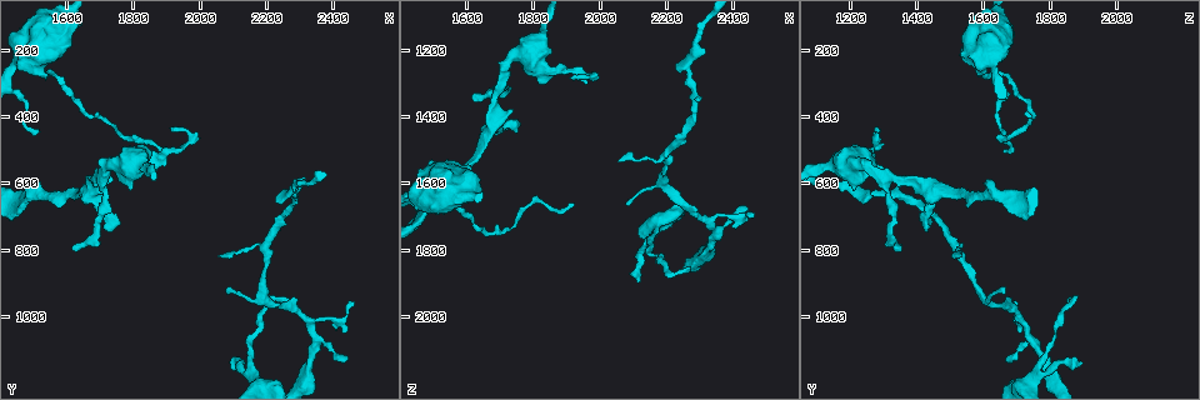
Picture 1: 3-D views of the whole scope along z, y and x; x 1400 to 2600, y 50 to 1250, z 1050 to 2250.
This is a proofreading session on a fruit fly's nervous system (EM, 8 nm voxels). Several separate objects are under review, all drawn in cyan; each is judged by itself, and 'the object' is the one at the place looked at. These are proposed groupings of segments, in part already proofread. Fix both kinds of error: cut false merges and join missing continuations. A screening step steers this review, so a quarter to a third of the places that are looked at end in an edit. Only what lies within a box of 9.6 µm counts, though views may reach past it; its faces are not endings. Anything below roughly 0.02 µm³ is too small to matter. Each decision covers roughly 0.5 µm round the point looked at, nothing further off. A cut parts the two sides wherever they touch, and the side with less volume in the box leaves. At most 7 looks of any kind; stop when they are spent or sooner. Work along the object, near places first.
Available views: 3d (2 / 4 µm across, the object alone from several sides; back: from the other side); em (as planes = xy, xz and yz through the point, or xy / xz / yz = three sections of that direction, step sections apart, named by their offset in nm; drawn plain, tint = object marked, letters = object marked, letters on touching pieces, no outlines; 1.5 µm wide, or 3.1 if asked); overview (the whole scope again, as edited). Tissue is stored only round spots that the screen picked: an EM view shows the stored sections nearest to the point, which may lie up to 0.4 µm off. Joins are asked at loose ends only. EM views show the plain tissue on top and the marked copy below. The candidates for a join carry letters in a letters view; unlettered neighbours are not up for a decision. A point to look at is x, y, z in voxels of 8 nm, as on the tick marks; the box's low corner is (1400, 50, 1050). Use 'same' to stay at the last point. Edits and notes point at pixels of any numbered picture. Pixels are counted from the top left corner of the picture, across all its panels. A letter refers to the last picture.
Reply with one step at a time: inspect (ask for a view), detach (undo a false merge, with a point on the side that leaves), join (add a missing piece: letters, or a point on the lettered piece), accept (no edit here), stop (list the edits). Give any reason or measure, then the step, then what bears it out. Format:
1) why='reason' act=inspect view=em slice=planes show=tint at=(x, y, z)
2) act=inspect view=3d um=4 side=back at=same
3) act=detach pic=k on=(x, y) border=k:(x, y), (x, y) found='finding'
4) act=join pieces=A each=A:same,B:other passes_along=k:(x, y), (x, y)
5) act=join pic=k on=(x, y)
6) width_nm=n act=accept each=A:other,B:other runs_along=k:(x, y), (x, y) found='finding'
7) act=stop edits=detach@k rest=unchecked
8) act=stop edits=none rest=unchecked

why='branch stops here' act=inspect view=em slice=xz step=8 show=tint at=(2120, 1150, 1900)

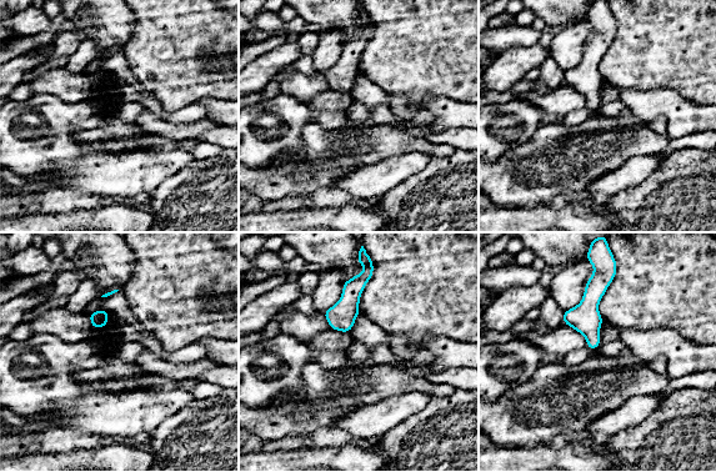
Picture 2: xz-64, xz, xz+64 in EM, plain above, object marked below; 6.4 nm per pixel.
act=inspect view=em slice=planes show=letters at=same

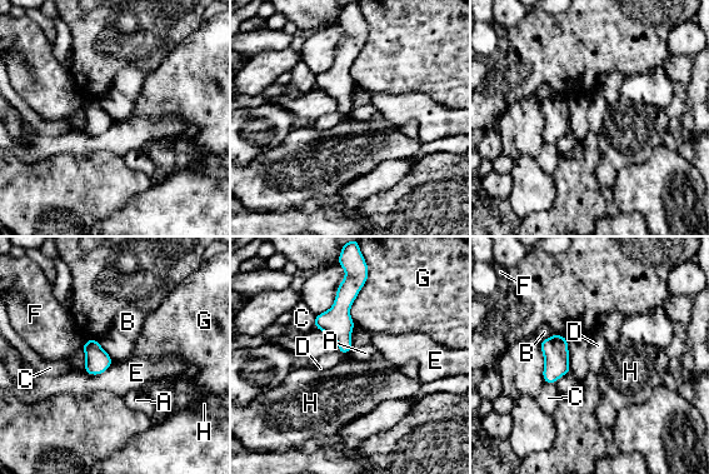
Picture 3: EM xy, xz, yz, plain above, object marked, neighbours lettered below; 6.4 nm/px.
act=accept each=A:other,B:other,C:other,D:other,E:other,F:other,G:other,H:other border=3:(353, 347), (348, 352) found='none of them fits'

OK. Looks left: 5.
why='free end' act=inspect view=3d um=2 at=(2440, 1120, 1680)

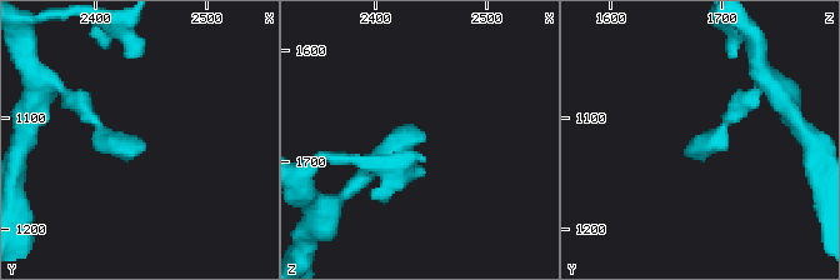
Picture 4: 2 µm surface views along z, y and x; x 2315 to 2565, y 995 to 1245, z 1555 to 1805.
act=inspect view=em slice=planes show=tint at=(2442, 1120, 1682)

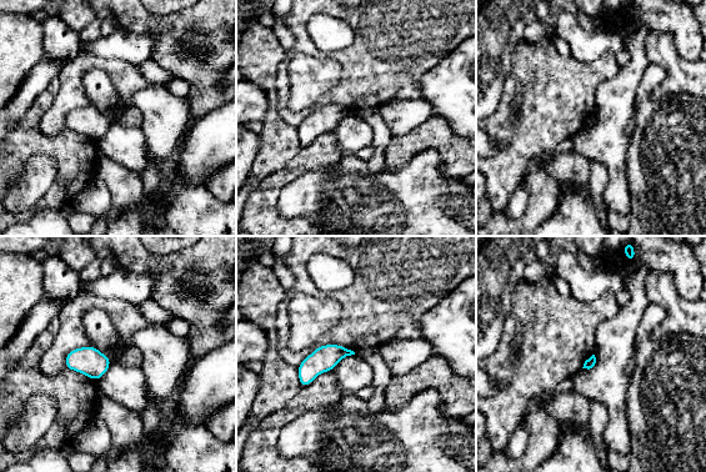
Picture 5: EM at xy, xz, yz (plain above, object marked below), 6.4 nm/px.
why='what lies round it' act=inspect view=em slice=planes show=letters at=same

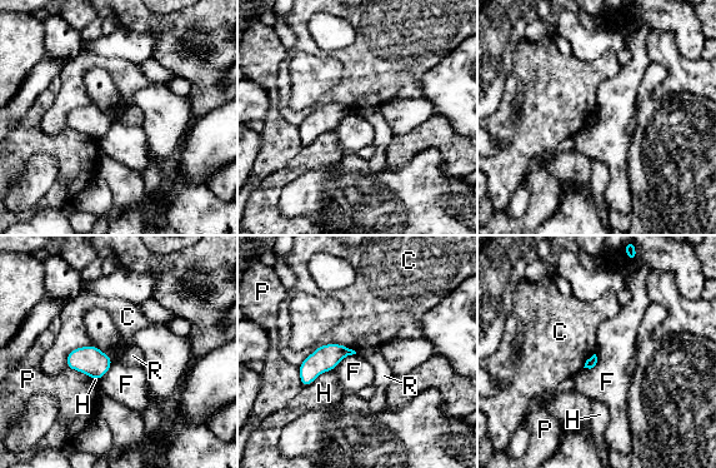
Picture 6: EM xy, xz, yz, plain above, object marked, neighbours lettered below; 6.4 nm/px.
act=accept each=C:other,F:other,H:other,P:other,R:other border=6:(94, 344), (111, 361), (100, 379) found='none of them fits'

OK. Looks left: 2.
why='free end' act=inspect view=3d um=2 at=(1720, 730, 1420)

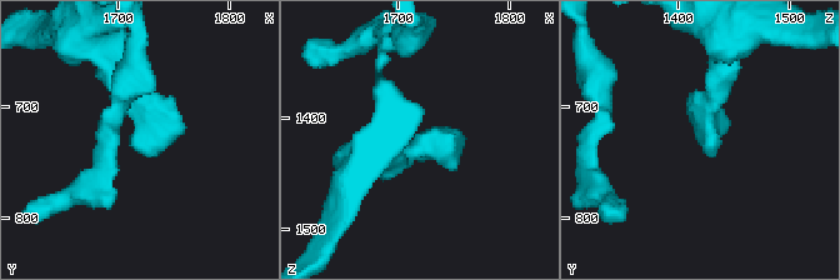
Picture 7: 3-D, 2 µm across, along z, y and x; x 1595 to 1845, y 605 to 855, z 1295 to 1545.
why='shape alone is not enough' act=inspect view=em slice=planes show=letters at=(1716, 736, 1426)

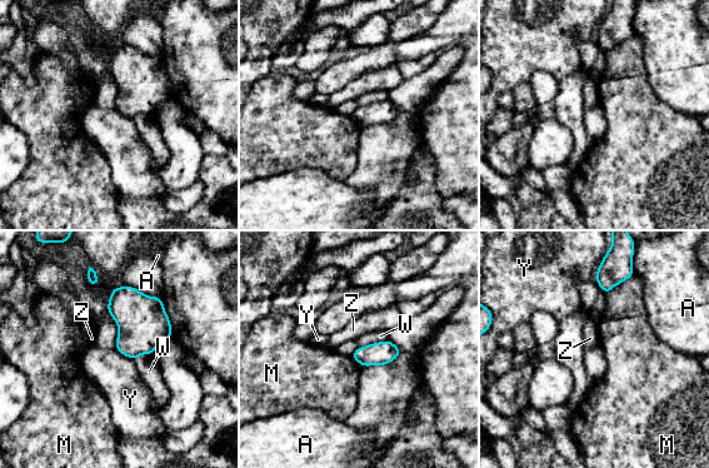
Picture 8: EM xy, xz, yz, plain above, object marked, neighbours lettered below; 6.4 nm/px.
longest_contact=W:200nm act=accept each=A:other,M:other,W:other,Y:other,Z:other border=8:(115, 350), (135, 361) found='none of them fits'

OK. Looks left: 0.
act=stop edits=none rest=unchecked

